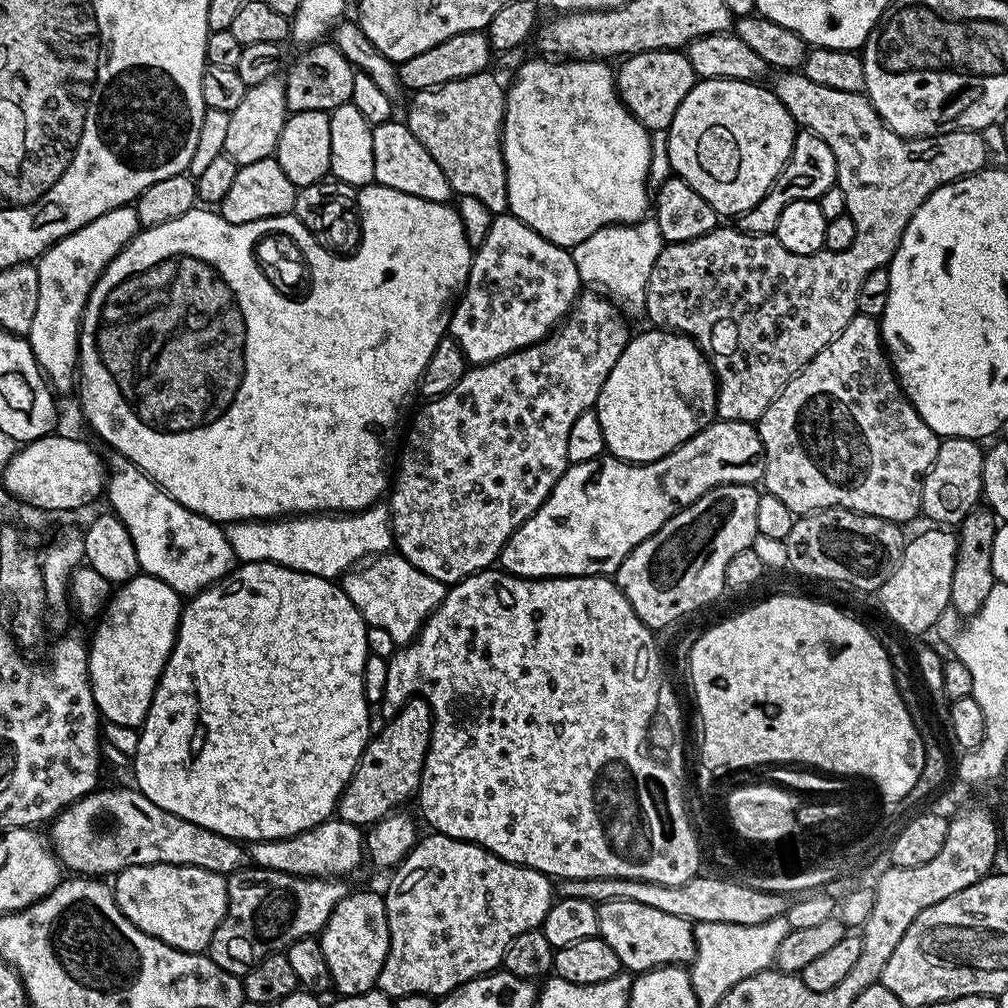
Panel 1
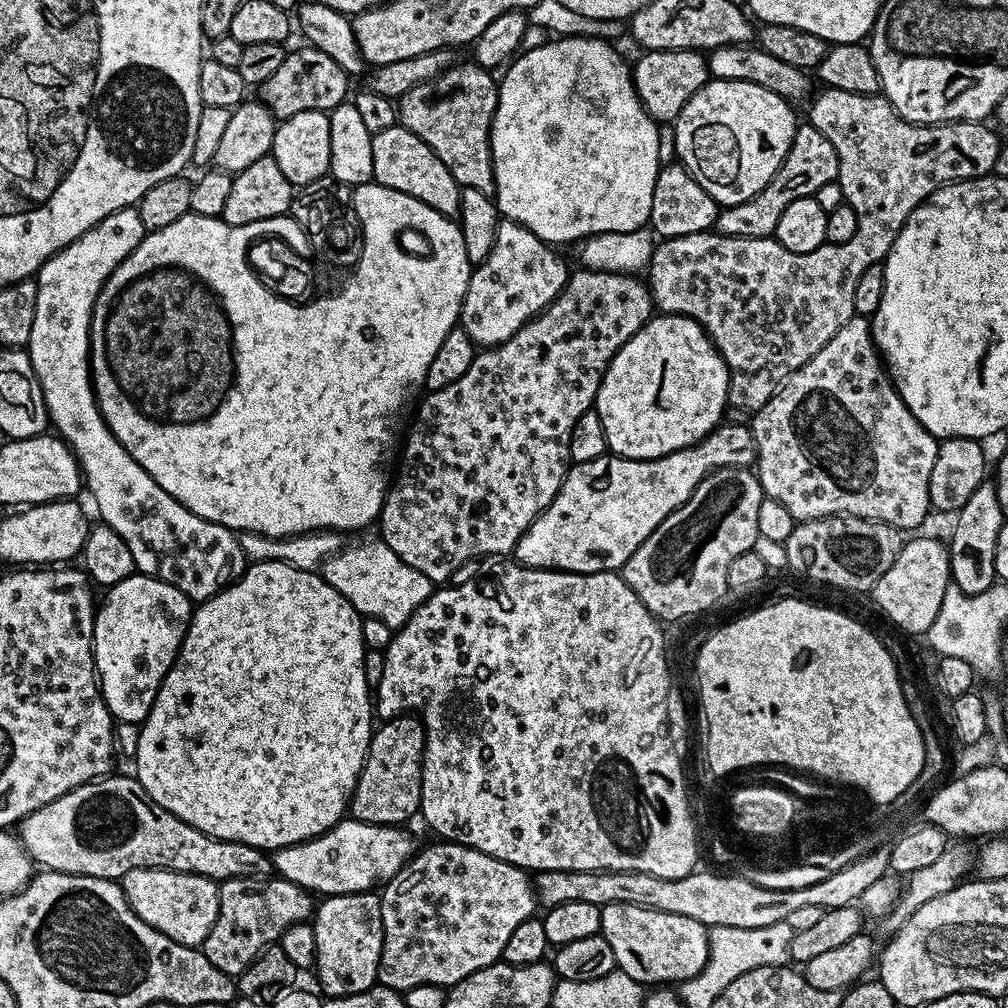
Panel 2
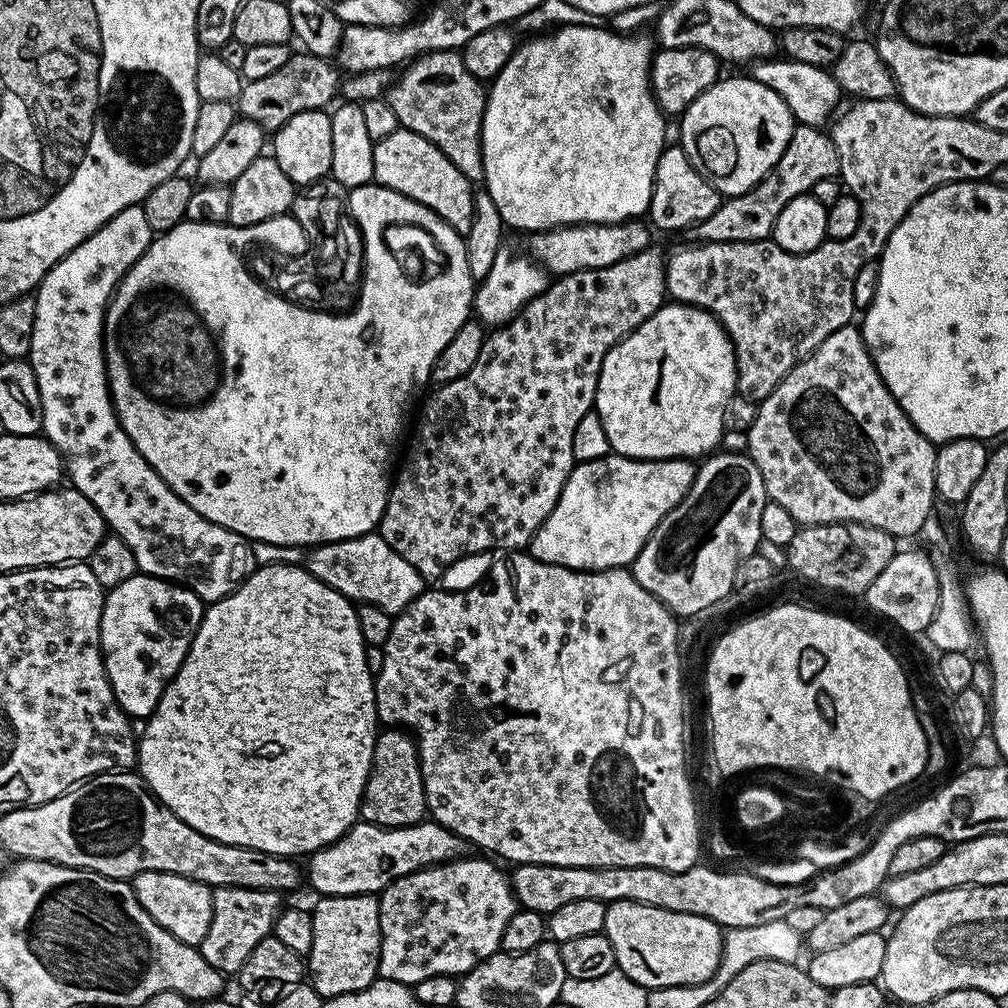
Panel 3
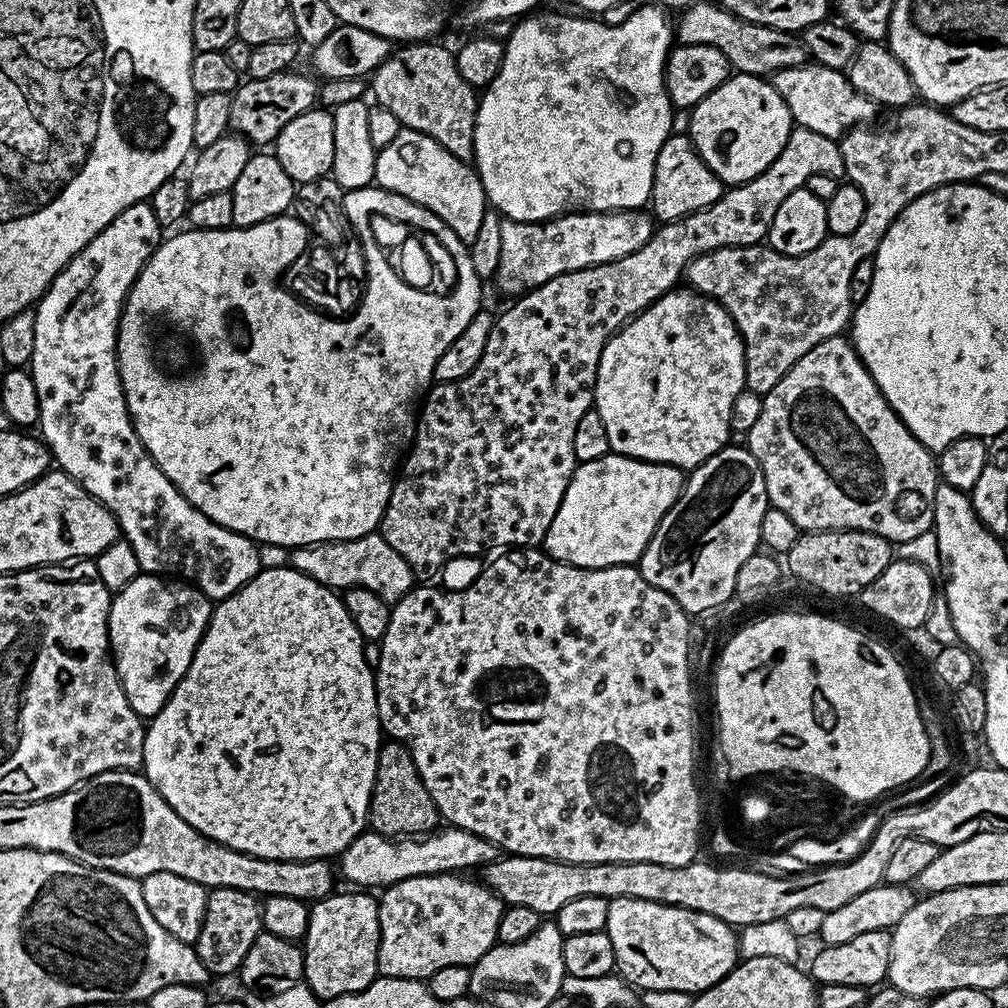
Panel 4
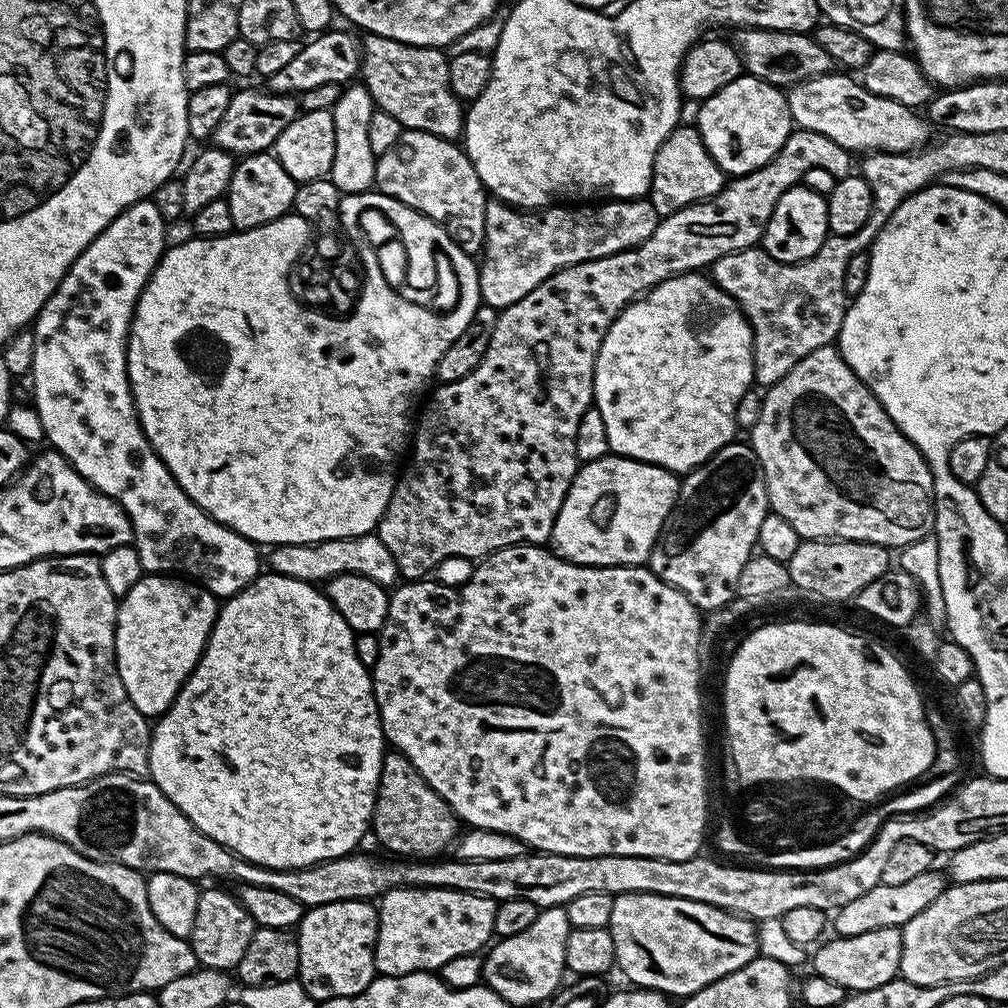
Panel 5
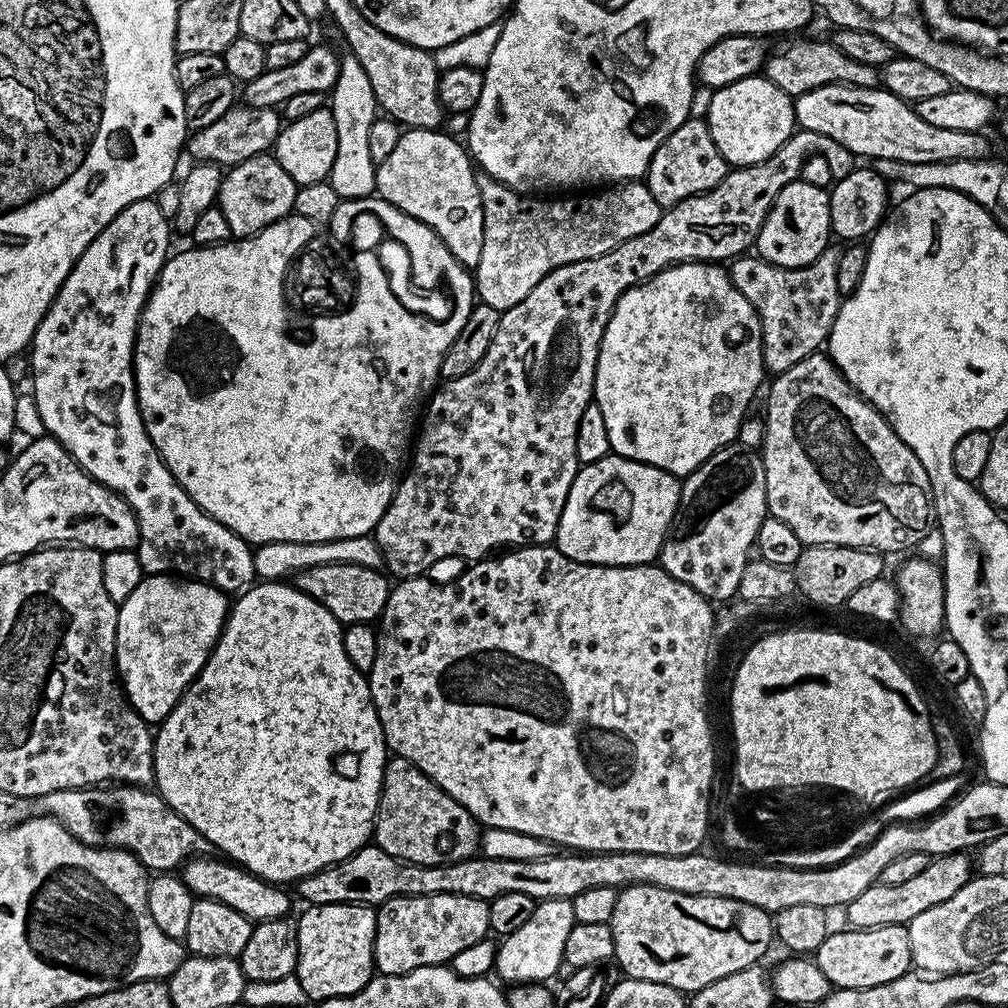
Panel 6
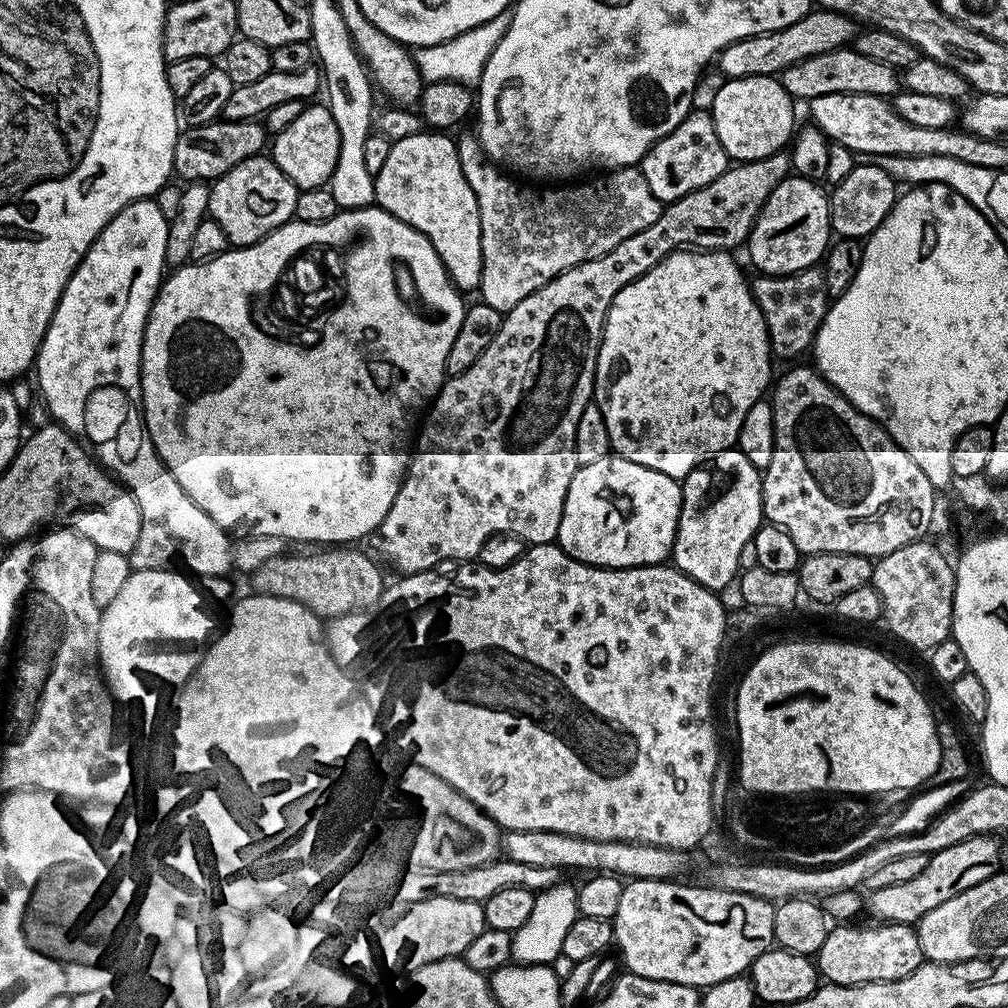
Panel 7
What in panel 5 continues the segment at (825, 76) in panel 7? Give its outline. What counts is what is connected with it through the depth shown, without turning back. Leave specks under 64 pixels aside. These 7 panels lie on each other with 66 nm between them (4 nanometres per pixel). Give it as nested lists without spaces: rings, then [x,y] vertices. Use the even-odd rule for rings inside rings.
[[[769,28],[735,29],[734,43],[740,60],[744,63],[744,72],[775,88],[787,90],[793,84],[806,82],[810,78],[824,76],[833,71],[834,65],[830,54],[818,46],[815,35],[806,32],[787,32]]]

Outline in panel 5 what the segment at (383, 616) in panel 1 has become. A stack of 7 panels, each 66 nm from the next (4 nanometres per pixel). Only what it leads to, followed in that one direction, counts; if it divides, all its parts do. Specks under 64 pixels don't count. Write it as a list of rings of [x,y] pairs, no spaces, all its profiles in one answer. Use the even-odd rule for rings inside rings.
[[[376,534],[334,538],[317,544],[277,544],[269,552],[272,553],[266,556],[266,564],[271,571],[286,578],[298,578],[307,584],[319,585],[338,574],[349,572],[362,574],[362,578],[370,578],[383,588],[391,589],[400,576],[398,566],[394,562],[394,554],[386,550],[386,542],[382,542]]]

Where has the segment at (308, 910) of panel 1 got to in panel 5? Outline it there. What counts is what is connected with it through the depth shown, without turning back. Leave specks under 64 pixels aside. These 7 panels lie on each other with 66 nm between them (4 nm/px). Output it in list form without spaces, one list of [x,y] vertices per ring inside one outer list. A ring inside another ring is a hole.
[[[220,886],[208,887],[201,891],[198,898],[198,911],[194,913],[194,930],[190,943],[199,967],[228,972],[235,970],[238,962],[242,962],[242,954],[246,954],[246,946],[250,946],[250,938],[256,933],[258,926],[242,906],[239,895],[232,893],[231,896],[230,893],[223,892],[220,889],[223,887]]]

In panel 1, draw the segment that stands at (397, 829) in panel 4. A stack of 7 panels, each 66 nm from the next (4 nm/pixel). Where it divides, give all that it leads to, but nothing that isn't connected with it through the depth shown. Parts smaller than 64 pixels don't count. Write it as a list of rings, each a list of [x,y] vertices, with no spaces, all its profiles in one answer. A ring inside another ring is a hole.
[[[417,694],[405,702],[395,716],[387,721],[388,724],[380,733],[369,739],[364,752],[360,756],[358,766],[350,778],[350,782],[344,787],[344,793],[340,796],[338,805],[339,819],[357,826],[371,826],[391,816],[393,812],[403,809],[408,799],[415,797],[420,791],[420,775],[424,769],[424,759],[428,753],[428,743],[432,737],[432,708],[423,696]]]

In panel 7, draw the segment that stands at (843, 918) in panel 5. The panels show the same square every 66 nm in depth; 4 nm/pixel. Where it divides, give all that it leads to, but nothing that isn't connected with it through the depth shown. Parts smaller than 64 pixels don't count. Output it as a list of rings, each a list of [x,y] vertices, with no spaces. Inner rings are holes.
[[[995,835],[971,836],[954,846],[946,846],[946,850],[938,850],[928,857],[926,870],[918,874],[918,878],[909,878],[894,886],[882,886],[871,889],[866,904],[872,907],[877,921],[889,924],[919,925],[920,919],[930,910],[942,906],[942,902],[950,902],[954,894],[962,894],[962,890],[970,890],[970,886],[978,886],[978,882],[986,882],[986,878],[995,876],[1001,867],[1000,853],[1002,845]]]

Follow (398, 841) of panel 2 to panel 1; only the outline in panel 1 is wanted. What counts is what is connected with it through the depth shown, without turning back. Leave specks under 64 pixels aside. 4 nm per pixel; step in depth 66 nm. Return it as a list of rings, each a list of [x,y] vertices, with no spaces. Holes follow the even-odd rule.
[[[339,818],[324,820],[302,834],[281,840],[258,840],[246,848],[251,863],[258,868],[278,870],[291,876],[317,878],[348,878],[366,860],[366,836],[357,825]]]

